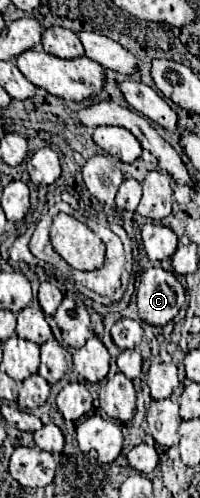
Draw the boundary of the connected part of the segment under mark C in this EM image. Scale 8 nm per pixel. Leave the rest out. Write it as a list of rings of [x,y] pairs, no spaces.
[[[156,266],[140,276],[136,298],[142,322],[164,326],[180,312],[184,304],[184,286],[178,282],[174,272]]]

